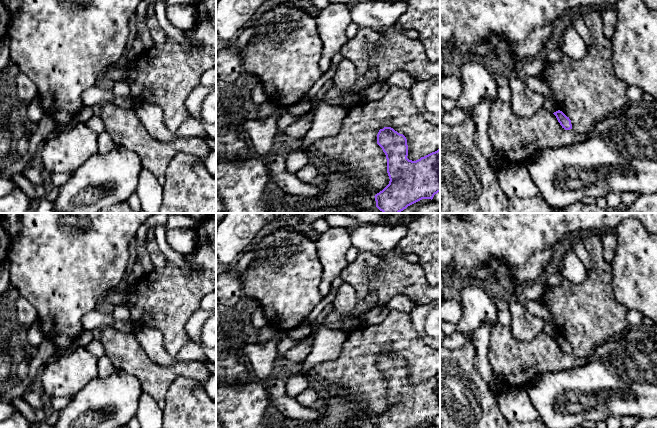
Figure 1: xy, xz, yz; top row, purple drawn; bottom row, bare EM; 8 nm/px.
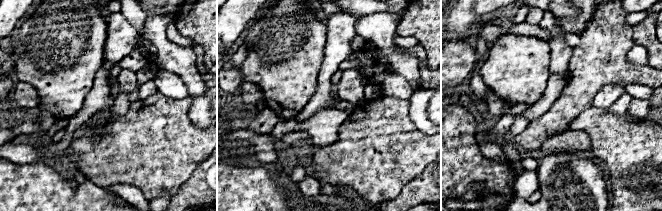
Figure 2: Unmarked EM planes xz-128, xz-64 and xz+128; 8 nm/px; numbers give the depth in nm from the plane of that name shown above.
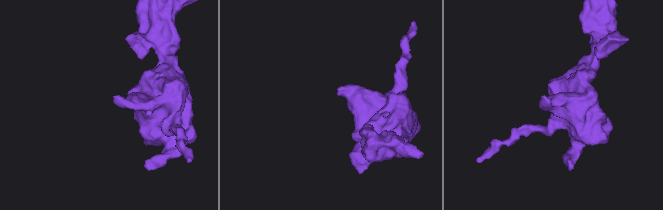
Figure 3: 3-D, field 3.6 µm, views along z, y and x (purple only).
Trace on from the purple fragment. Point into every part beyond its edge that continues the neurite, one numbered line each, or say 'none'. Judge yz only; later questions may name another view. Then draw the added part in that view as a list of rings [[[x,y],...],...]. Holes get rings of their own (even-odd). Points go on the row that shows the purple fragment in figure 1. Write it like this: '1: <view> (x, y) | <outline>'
none

